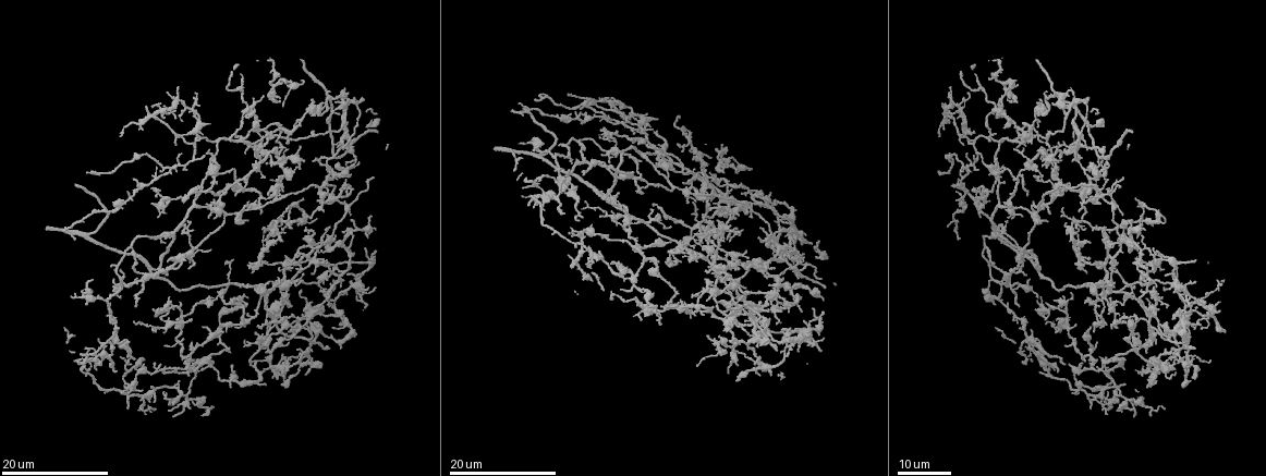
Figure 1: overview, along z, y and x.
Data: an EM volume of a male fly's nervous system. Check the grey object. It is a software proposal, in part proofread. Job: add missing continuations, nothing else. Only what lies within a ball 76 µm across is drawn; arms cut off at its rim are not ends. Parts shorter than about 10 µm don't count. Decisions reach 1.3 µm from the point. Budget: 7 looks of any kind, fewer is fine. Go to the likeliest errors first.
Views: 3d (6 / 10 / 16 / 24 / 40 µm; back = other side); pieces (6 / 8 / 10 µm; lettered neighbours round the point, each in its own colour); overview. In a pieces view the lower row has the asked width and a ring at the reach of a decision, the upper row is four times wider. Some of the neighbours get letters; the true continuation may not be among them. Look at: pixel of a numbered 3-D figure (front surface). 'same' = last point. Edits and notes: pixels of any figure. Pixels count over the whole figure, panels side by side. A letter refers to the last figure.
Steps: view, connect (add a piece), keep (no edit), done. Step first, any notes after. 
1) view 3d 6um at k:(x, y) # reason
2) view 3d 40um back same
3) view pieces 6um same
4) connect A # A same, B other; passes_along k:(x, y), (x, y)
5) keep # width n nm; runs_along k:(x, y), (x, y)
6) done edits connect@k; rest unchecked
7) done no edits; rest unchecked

view 3d 16um at 1:(228, 138) # branch stops here

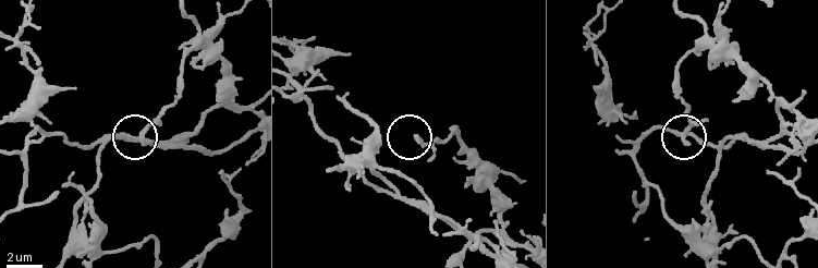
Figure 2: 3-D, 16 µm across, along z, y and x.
view pieces 8um at 2:(685, 142)

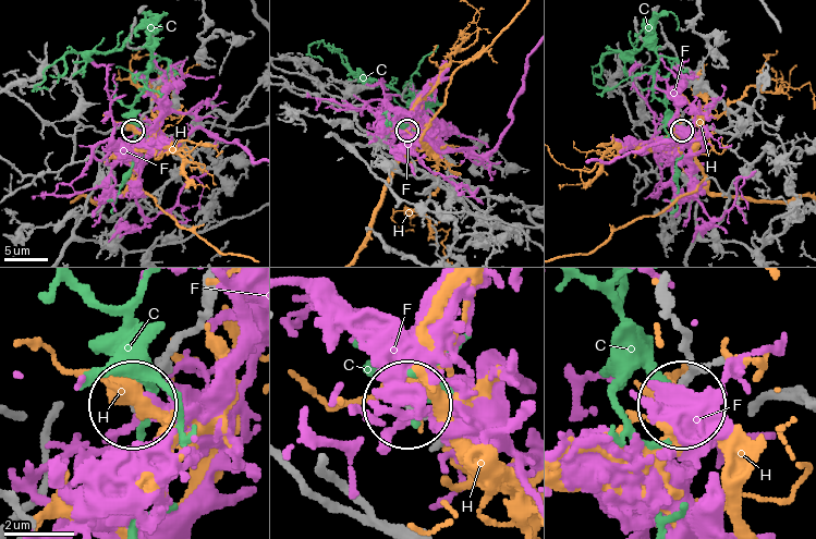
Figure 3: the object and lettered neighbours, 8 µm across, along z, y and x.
keep # C other, F other, H other; none of them fits

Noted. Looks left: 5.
view 3d 24um at 1:(256, 147) # tapers out

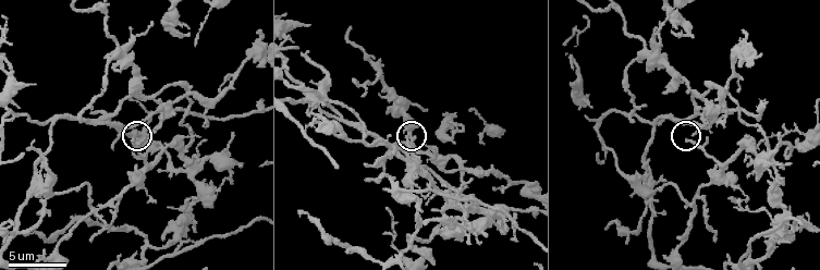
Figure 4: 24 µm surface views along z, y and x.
view pieces 8um at 4:(407, 137) # what lies round it

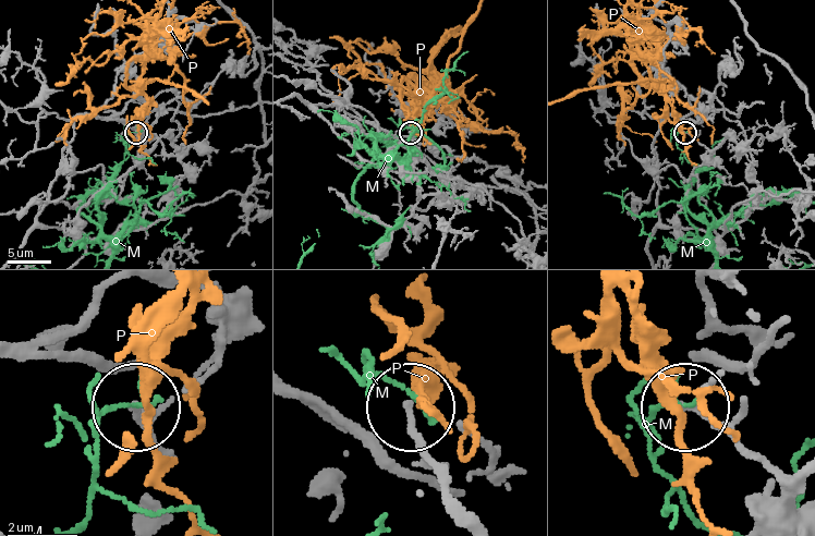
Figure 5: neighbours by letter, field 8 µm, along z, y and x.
keep # M other, P other; runs_along 5:(167, 452), (141, 426), (135, 405); none of them fits

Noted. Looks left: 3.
view 3d 24um at 1:(136, 305) # thin end

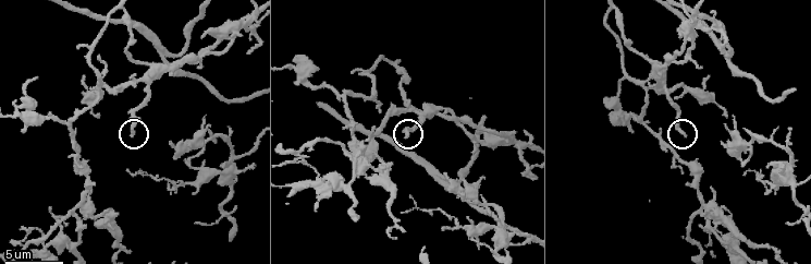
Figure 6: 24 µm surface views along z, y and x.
view pieces 10um at 6:(132, 135)

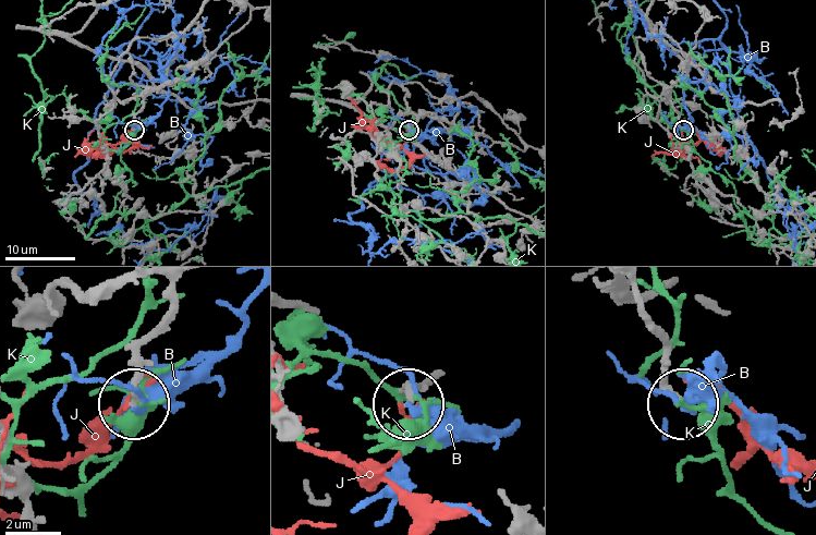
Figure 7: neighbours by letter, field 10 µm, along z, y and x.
keep # B other, J other, K other; runs_along 7:(173, 286), (163, 320), (141, 355), (135, 402); no lettered piece goes on from it

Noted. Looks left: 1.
done no edits; rest unchecked

